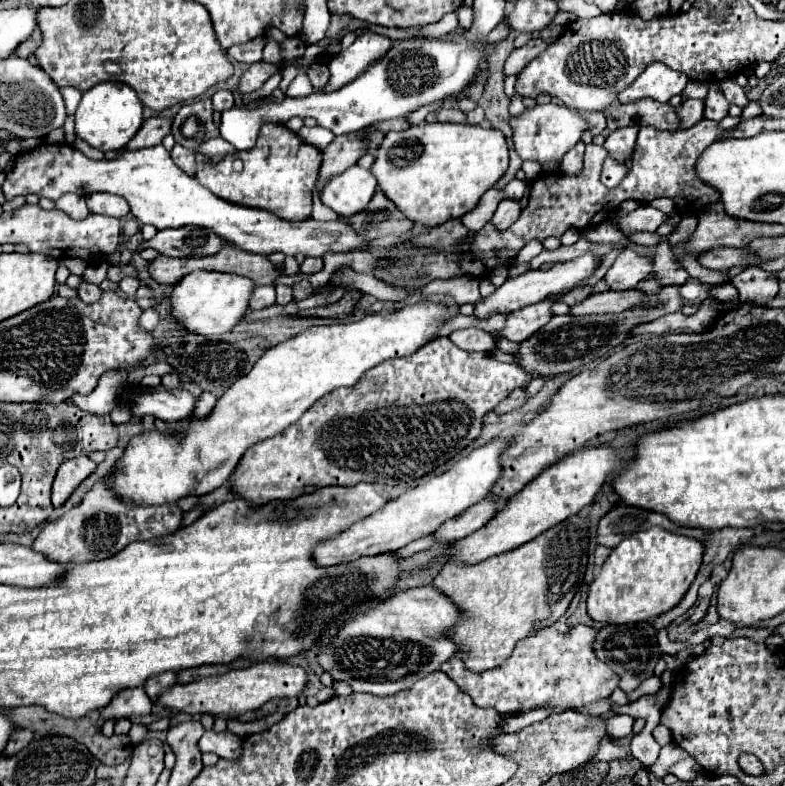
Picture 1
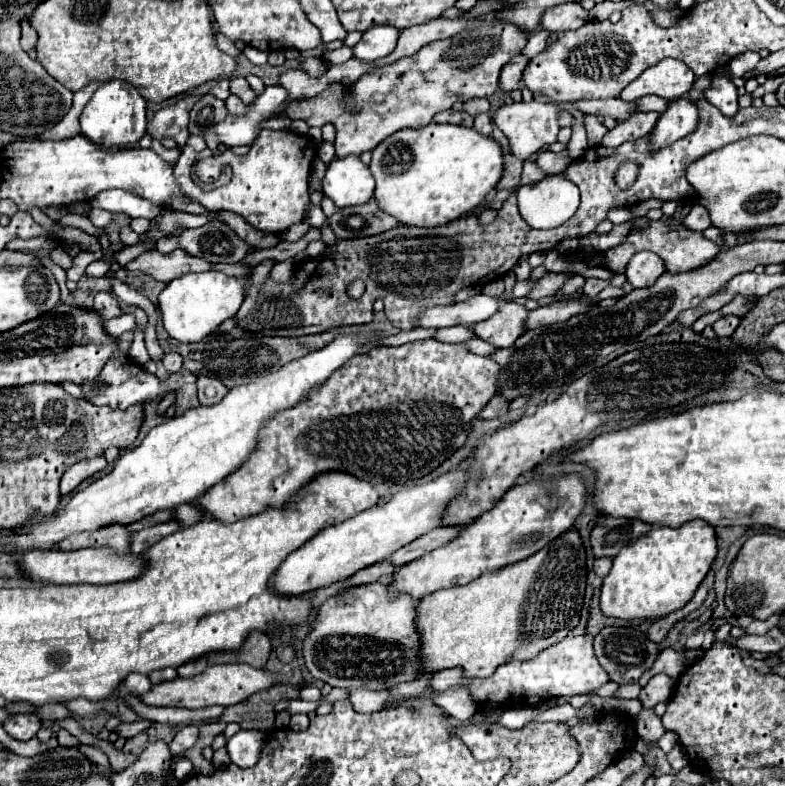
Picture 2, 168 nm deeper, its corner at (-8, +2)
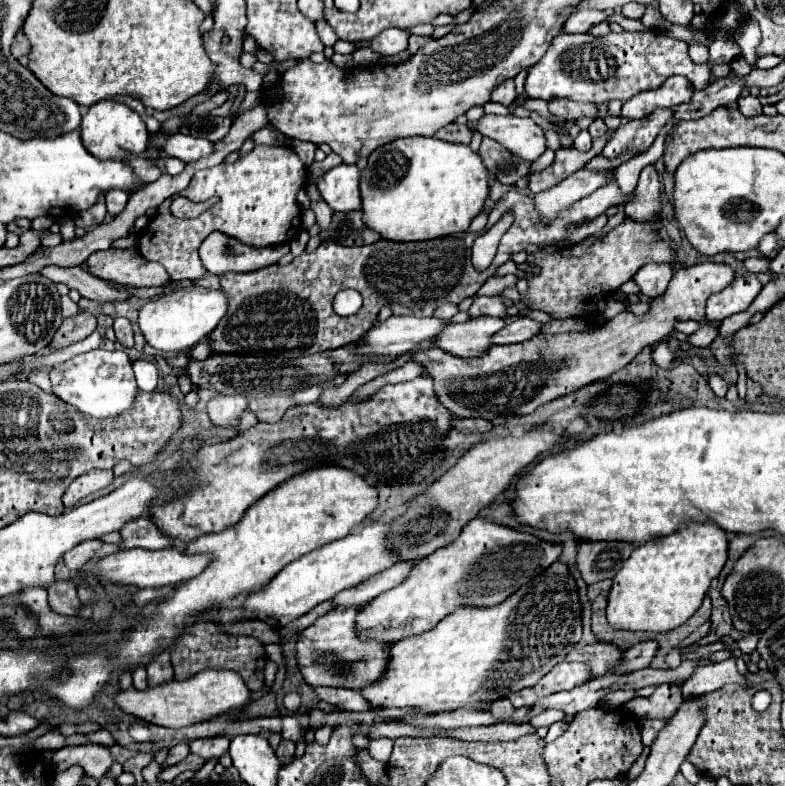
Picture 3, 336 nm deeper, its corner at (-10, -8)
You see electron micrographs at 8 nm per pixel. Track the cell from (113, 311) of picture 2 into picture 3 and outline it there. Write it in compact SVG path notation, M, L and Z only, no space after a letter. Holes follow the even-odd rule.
M118 317L114 321L114 333L118 337L118 341L124 345L124 347L132 347L134 345L134 337L132 337L132 325L128 319L124 317Z

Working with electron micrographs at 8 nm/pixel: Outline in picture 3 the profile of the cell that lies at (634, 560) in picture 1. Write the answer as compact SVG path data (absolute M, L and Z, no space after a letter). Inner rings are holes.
M692 523L678 533L638 545L614 577L606 607L608 623L614 629L670 631L688 621L702 605L714 577L728 557L726 533L716 523Z

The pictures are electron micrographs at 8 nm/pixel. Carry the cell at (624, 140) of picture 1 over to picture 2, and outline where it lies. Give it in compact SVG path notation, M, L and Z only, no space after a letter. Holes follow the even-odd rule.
M650 111L650 113L636 113L634 117L630 117L628 121L616 125L612 131L608 131L602 139L604 147L620 147L626 141L636 141L646 137L648 133L652 133L656 121L658 121L658 113Z

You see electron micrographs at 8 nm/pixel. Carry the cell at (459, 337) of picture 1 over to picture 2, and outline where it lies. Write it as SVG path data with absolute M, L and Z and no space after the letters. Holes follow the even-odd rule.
M456 325L456 327L444 327L444 329L436 329L434 337L436 341L440 343L464 343L468 339L472 339L474 333L470 327L462 327L462 325Z

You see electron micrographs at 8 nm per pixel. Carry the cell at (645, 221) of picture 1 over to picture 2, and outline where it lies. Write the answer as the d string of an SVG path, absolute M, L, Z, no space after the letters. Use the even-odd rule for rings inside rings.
M610 209L610 211L608 211L608 219L610 219L614 225L620 225L620 223L632 223L630 209Z

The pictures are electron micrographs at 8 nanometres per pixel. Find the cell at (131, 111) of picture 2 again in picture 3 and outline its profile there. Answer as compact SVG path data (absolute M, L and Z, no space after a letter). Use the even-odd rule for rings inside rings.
M104 99L90 105L90 109L82 117L80 133L84 147L98 159L124 159L128 155L140 155L146 151L150 137L142 117L114 99Z

